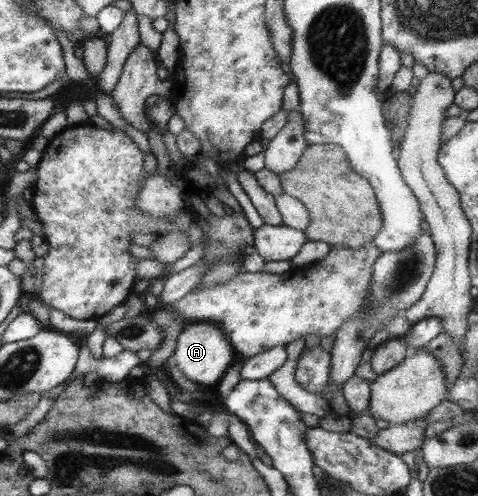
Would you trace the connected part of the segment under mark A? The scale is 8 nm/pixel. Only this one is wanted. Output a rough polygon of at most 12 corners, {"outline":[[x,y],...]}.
{"outline":[[185,324],[174,366],[190,383],[211,386],[233,362],[213,324]]}

